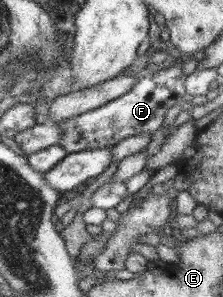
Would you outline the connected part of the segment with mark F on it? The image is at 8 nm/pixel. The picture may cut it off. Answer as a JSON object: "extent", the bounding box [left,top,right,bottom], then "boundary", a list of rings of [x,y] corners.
{"extent":[54,61,184,153],"boundary":[[[177,61],[170,67],[155,71],[143,72],[142,78],[133,84],[133,88],[123,96],[117,97],[105,103],[101,107],[87,111],[67,119],[67,121],[57,121],[54,123],[61,130],[61,141],[58,145],[69,153],[82,150],[99,150],[102,148],[111,149],[121,139],[137,135],[139,133],[153,133],[162,126],[163,118],[167,110],[173,105],[184,102],[184,76],[181,73],[183,61]]]}

